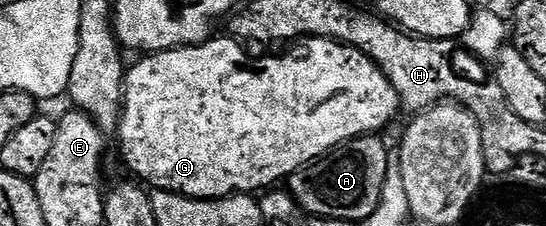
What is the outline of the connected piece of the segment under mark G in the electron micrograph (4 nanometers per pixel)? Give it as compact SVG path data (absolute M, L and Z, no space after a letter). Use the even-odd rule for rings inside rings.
M227 35L213 36L211 39L203 41L200 45L182 45L178 49L163 49L160 53L149 53L139 58L140 62L136 66L127 70L124 78L124 108L120 111L120 127L118 130L118 138L120 137L120 149L124 152L124 161L137 173L135 176L139 178L145 186L151 187L156 191L165 193L181 193L184 197L198 197L201 199L215 199L218 197L230 197L233 195L252 195L255 189L259 191L267 190L269 187L275 186L277 183L283 182L292 176L297 169L301 169L304 165L309 165L311 161L317 161L319 157L323 157L325 153L332 152L340 145L344 145L347 141L353 141L355 137L367 137L369 135L379 134L380 129L384 129L396 117L396 112L401 112L402 106L400 97L394 91L394 87L390 83L390 79L386 79L386 75L373 63L372 58L366 56L362 51L358 51L352 45L343 45L340 41L332 41L329 37L305 37L293 44L289 53L284 53L281 57L251 57L244 49L245 46L239 40L233 39Z

